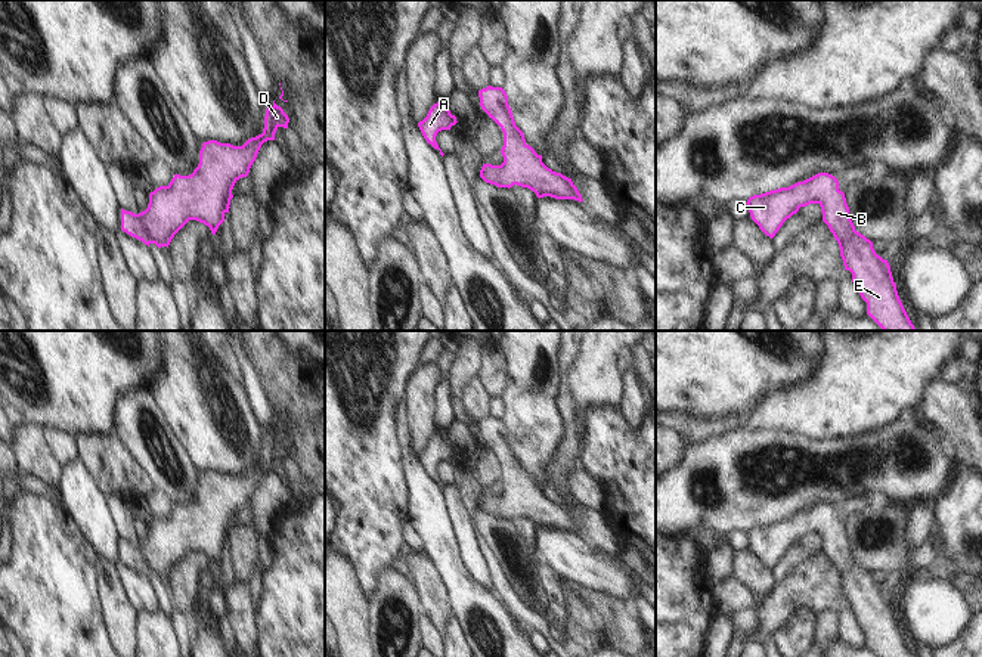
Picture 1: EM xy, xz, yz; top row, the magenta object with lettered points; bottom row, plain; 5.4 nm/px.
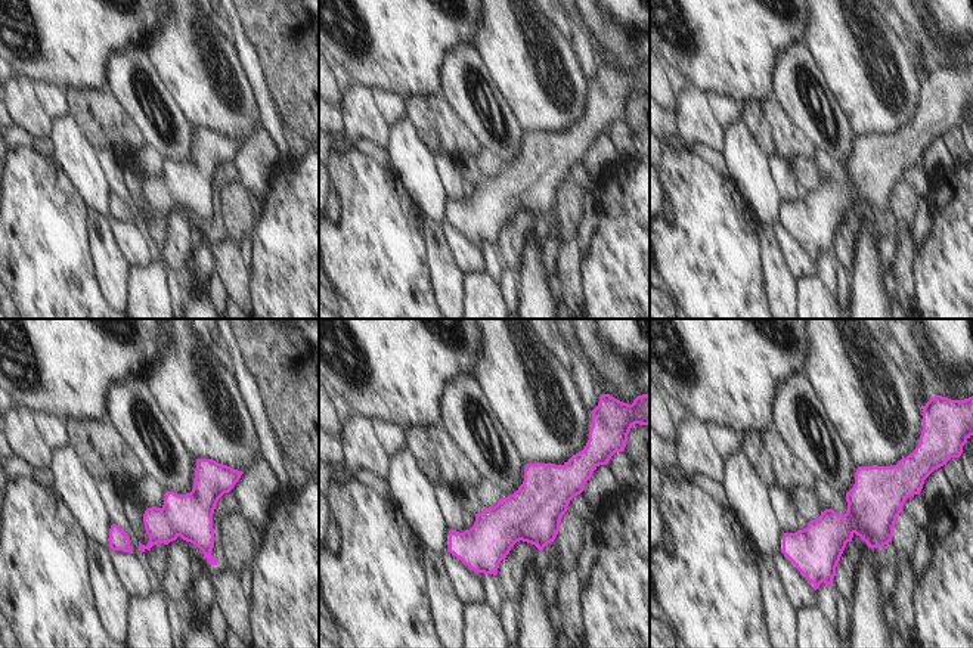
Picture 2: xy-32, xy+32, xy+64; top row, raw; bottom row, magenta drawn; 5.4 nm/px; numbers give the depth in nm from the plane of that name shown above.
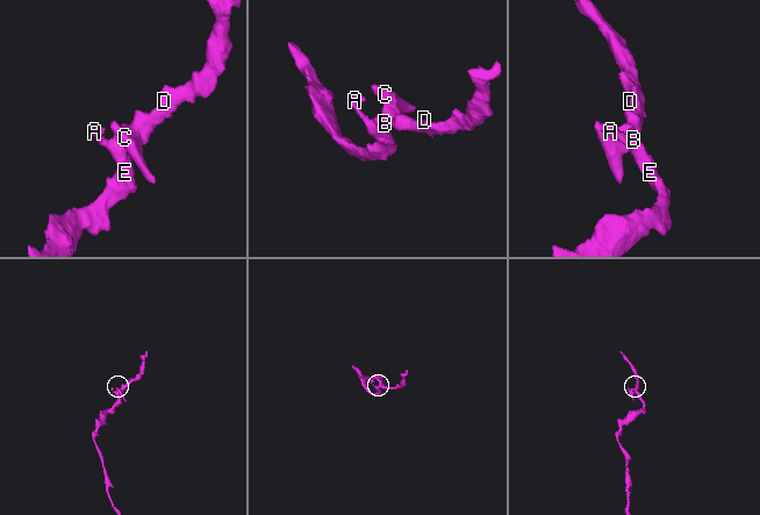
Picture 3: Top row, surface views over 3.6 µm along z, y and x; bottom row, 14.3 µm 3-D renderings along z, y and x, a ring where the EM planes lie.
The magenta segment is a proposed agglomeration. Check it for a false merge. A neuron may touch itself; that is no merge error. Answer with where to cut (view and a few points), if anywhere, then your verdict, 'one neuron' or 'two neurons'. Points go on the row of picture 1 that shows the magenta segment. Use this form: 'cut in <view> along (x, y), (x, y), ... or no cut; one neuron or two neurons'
no cut; one neuron

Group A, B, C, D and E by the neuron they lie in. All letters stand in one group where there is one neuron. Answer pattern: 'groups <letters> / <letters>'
groups A B C D E

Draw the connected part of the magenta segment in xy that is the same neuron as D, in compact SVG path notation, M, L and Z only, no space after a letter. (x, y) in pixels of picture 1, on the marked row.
M273 100L266 109L263 133L242 146L204 142L192 174L174 174L167 186L157 188L149 193L148 208L139 214L121 208L121 230L158 248L168 248L189 220L204 223L216 235L229 213L235 183L248 176L261 145L275 140L276 130L288 128L288 123L288 115Z

